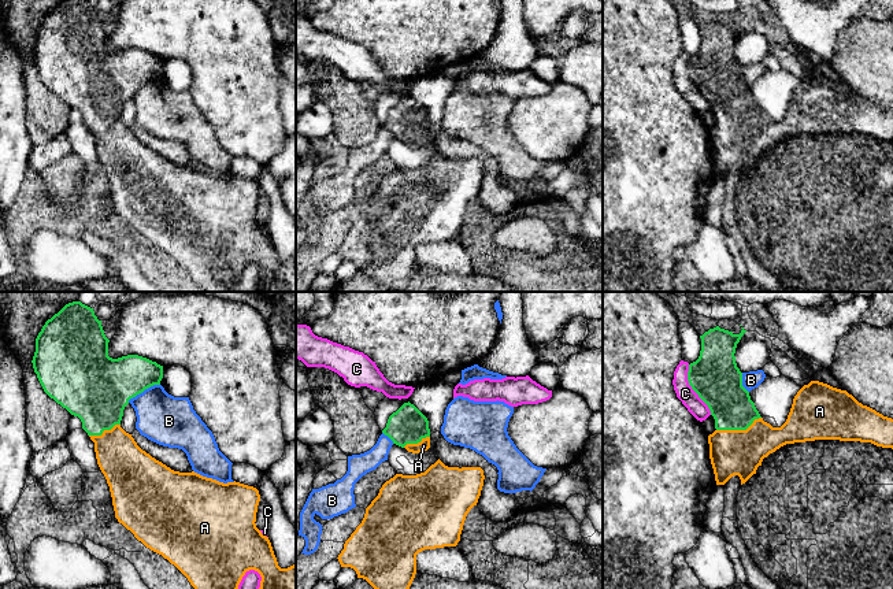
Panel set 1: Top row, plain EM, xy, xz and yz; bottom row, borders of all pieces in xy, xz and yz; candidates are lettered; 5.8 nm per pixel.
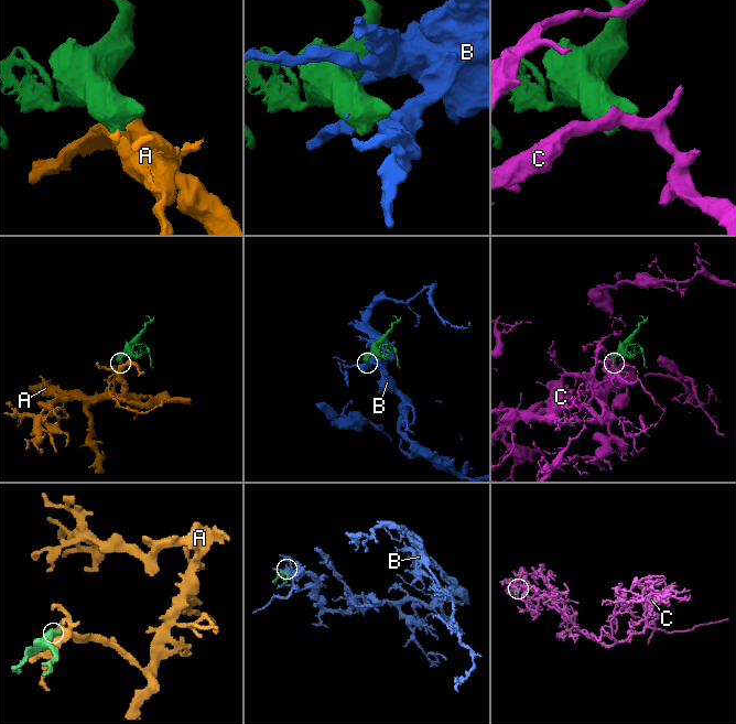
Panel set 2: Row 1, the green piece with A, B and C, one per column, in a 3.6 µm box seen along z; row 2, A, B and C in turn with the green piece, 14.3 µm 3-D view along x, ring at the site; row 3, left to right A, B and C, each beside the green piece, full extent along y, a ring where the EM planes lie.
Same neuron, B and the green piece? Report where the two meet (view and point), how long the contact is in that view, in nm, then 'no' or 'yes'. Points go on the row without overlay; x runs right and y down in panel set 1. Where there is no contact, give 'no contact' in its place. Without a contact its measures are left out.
xy (143, 84) | 220 nm | no

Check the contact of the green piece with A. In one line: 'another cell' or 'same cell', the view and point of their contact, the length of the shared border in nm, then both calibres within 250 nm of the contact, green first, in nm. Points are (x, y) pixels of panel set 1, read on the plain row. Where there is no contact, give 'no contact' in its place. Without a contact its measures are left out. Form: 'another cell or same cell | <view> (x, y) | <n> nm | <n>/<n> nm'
same cell | yz (738, 122) | 280 nm | 240/280 nm

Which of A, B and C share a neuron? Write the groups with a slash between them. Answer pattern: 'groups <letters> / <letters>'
groups A / B / C

